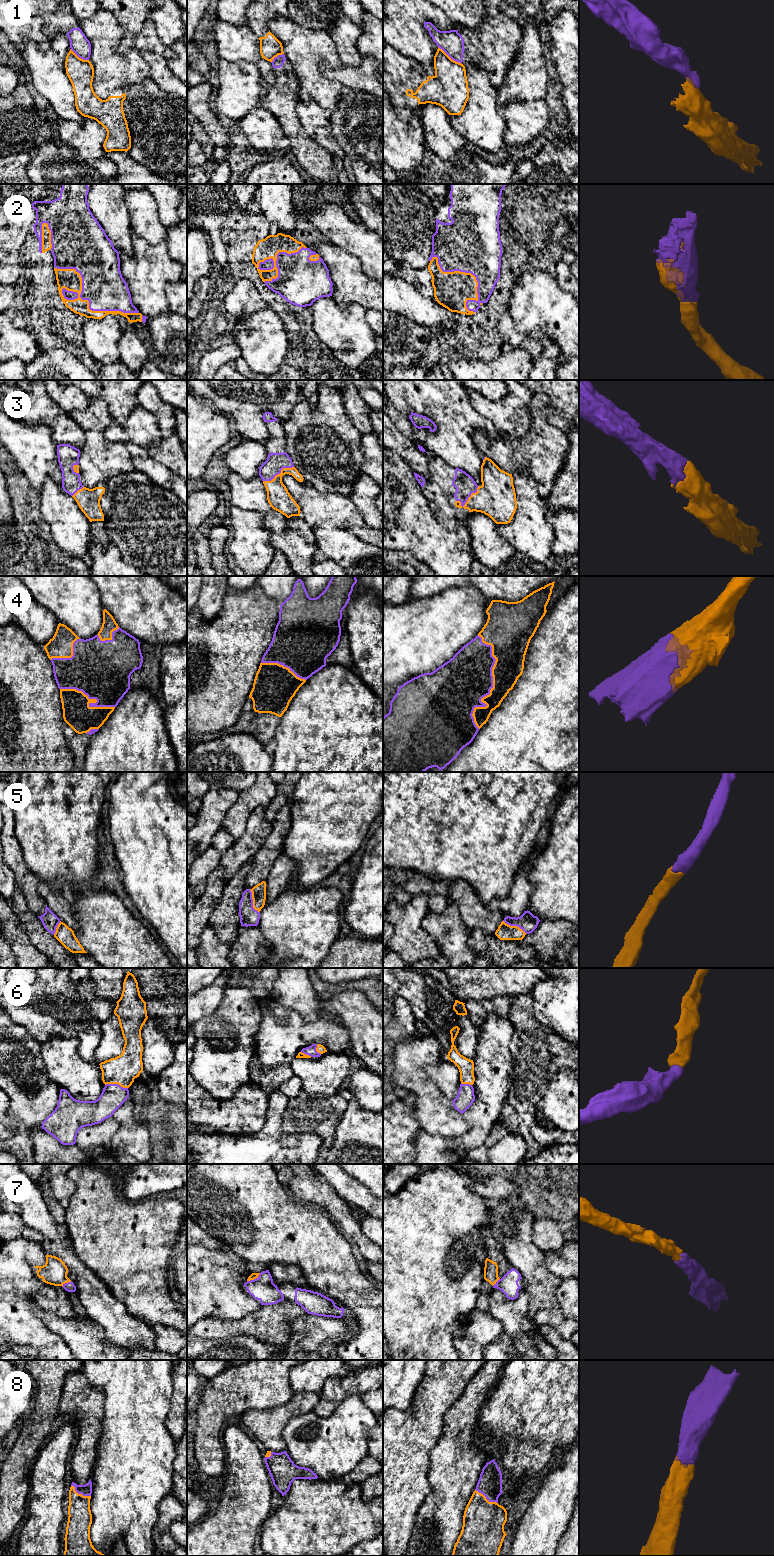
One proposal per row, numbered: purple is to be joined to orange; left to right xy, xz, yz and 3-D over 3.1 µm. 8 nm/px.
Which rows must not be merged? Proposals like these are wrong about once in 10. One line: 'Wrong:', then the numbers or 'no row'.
Wrong: 1

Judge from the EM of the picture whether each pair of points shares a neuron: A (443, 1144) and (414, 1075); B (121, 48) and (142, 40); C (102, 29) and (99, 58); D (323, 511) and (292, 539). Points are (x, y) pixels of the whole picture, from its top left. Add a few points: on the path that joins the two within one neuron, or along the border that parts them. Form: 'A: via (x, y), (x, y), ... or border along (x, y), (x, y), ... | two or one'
A: border along (421, 1128), (436, 1135), (463, 1135) | two
B: via (126, 43), (137, 42) | one
C: via (102, 36), (102, 51) | one
D: border along (300, 515), (313, 533), (316, 547) | two

